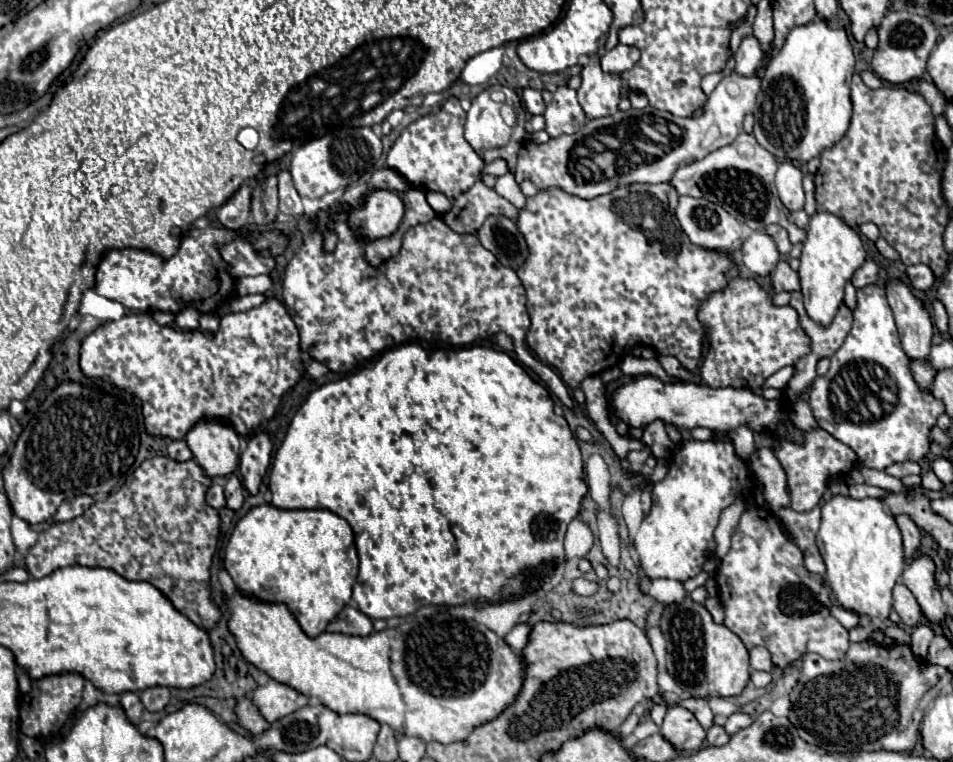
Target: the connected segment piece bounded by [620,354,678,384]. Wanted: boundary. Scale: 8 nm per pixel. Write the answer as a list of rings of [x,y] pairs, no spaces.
[[[626,354],[620,362],[620,370],[622,374],[626,376],[638,376],[638,374],[650,374],[650,376],[656,376],[660,378],[662,382],[678,382],[678,378],[672,378],[669,376],[663,368],[660,368],[658,360],[652,358],[652,360],[642,360],[642,358],[634,358],[630,354]]]

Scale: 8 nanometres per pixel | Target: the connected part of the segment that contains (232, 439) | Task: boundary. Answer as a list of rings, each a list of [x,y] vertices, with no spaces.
[[[200,420],[184,440],[208,476],[228,476],[238,468],[240,436],[230,424],[222,420]]]

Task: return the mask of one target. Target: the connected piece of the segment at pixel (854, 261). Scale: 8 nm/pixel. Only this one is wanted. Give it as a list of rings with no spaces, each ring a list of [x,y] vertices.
[[[816,212],[814,216],[810,216],[808,238],[802,248],[798,274],[802,282],[804,306],[814,322],[822,326],[828,326],[832,322],[838,312],[838,306],[844,300],[844,284],[852,278],[856,268],[864,264],[864,258],[866,252],[858,232],[852,230],[840,216],[830,212]]]

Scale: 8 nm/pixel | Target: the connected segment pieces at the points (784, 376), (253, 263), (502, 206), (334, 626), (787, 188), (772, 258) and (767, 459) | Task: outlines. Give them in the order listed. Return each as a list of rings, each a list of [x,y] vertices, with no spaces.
[[[786,366],[786,368],[782,368],[780,372],[776,372],[774,376],[770,376],[770,378],[768,378],[768,380],[766,380],[766,384],[764,384],[764,388],[768,388],[768,386],[784,388],[784,386],[786,386],[786,382],[792,378],[792,374],[794,374],[794,368],[792,368],[792,366]]]
[[[234,240],[234,242],[226,244],[222,248],[222,256],[232,266],[232,274],[236,278],[270,274],[276,268],[276,260],[274,258],[258,256],[246,240]]]
[[[476,182],[468,192],[454,200],[452,210],[446,212],[446,224],[460,234],[476,234],[490,214],[516,218],[516,208],[493,188]]]
[[[344,608],[326,628],[328,632],[340,632],[340,634],[352,634],[352,636],[368,636],[374,628],[368,616],[364,616],[356,608]]]
[[[780,162],[776,174],[776,188],[782,204],[788,210],[804,208],[804,190],[802,190],[802,172],[792,162]]]
[[[754,230],[742,242],[742,264],[756,276],[768,276],[774,272],[780,260],[780,252],[770,234]]]
[[[758,448],[752,454],[750,468],[760,482],[764,500],[772,510],[778,510],[782,506],[790,506],[790,496],[786,492],[786,476],[784,468],[776,460],[774,452],[770,448]]]

